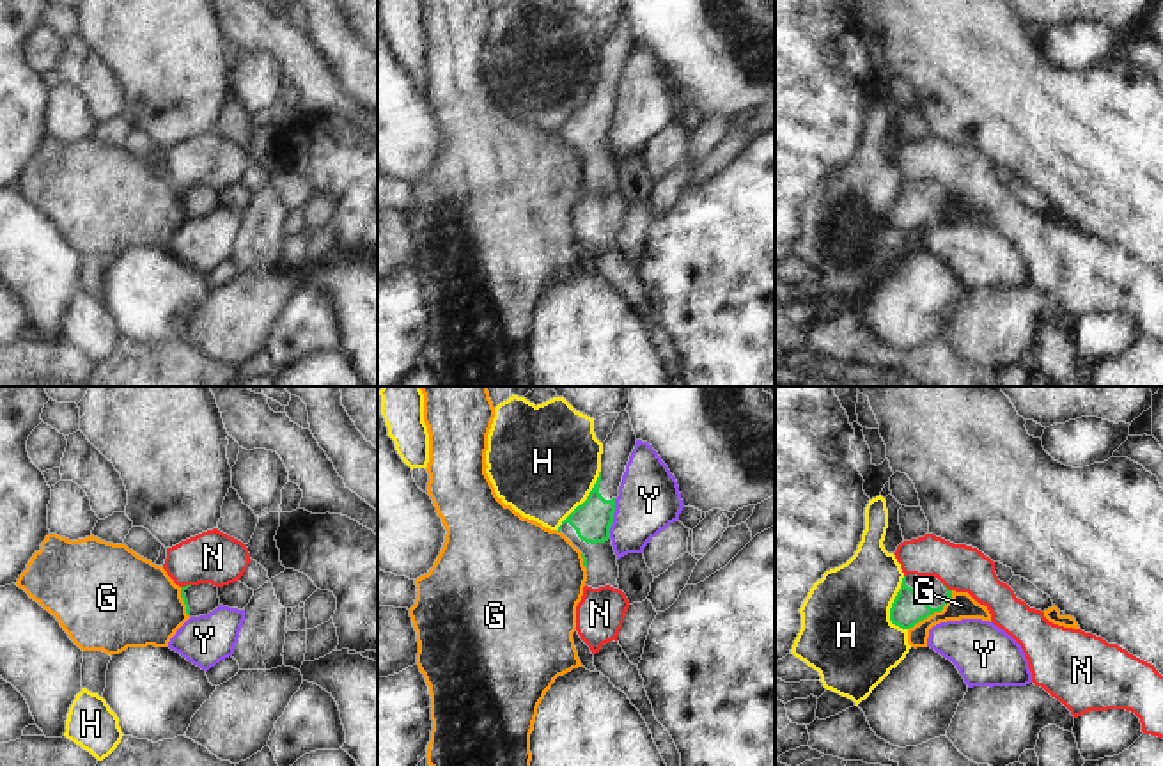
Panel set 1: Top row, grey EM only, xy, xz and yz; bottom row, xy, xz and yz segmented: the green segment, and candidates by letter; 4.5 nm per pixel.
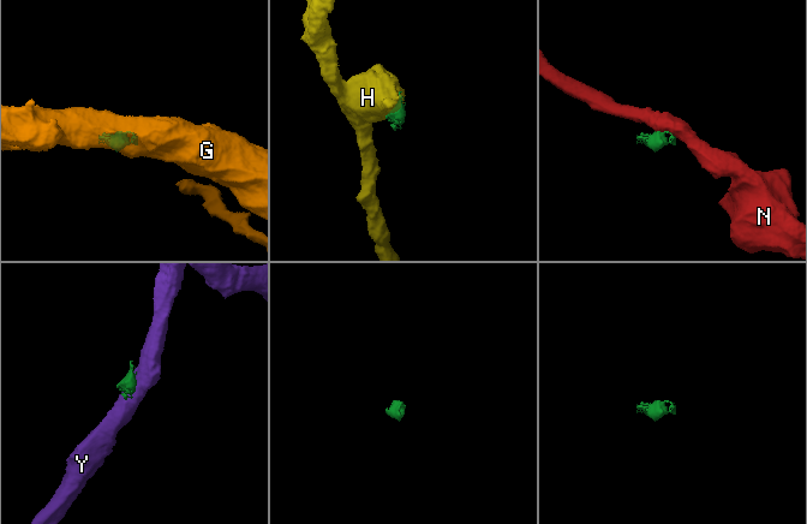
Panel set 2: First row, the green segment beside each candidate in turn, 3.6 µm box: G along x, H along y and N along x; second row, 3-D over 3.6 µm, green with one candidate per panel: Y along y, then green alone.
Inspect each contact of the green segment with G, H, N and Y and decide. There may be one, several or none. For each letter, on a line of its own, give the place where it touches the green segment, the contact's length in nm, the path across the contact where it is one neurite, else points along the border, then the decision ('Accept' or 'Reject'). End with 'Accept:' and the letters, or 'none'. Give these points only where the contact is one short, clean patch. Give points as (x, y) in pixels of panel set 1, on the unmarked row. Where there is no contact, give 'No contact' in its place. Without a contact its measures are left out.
G: Touches green at yz (933, 215). Shared border 280 nm. Boundary: yz (952, 194), (952, 199), (940, 213), (935, 213), (908, 233). Reject
H: Touches green at yz (892, 208). Shared border 240 nm. Boundary: yz (905, 179), (890, 211), (890, 222), (903, 233). Reject
N: Touches green at yz (945, 190). Shared border 50 nm. Boundary: yz (944, 187), (951, 194). Reject
Y: Touches green at xz (612, 121). Shared border 190 nm. Boundary: xz (616, 101), (608, 140). Reject
Accept: none

